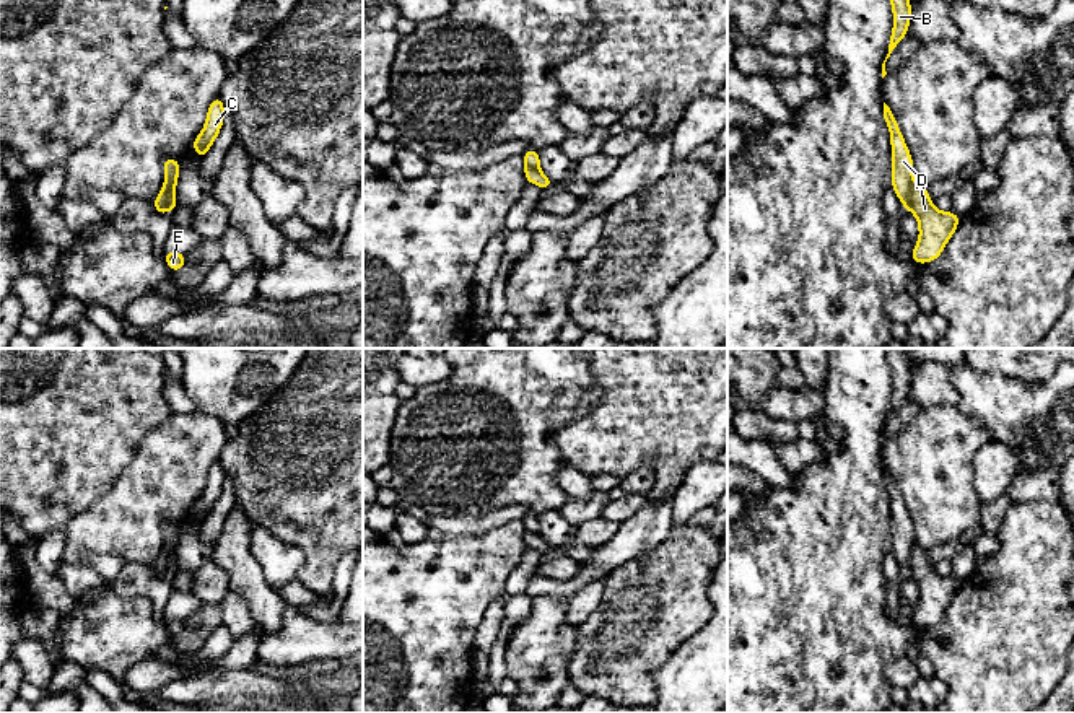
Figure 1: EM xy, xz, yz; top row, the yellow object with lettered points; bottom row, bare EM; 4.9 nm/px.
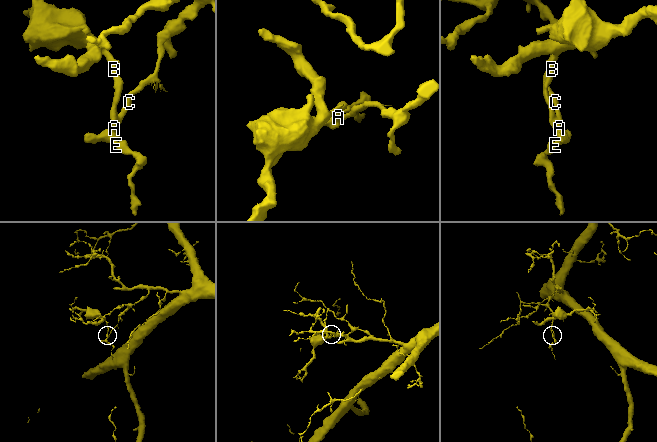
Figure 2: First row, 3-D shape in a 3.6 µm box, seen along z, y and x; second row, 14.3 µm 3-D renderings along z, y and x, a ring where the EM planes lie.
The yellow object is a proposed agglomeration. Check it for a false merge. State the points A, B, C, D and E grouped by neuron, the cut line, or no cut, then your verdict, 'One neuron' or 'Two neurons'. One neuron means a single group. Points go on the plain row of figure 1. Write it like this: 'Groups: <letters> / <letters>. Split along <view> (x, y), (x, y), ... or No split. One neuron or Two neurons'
Groups: A C E / B D. Split along yz (913, 546), (908, 573). Two neurons

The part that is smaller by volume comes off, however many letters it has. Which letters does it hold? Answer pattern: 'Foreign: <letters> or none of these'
Foreign: B, D

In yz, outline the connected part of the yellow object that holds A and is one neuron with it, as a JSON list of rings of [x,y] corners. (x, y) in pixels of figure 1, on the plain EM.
[[[919,545],[911,547],[910,576],[918,584],[919,602],[911,615],[911,625],[926,628],[936,625],[955,597],[960,581],[954,576],[941,576],[928,562],[928,552]]]

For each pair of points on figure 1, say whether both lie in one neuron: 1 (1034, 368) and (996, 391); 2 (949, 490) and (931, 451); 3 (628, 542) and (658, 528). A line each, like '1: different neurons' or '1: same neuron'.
1: different neurons
2: same neuron
3: same neuron

